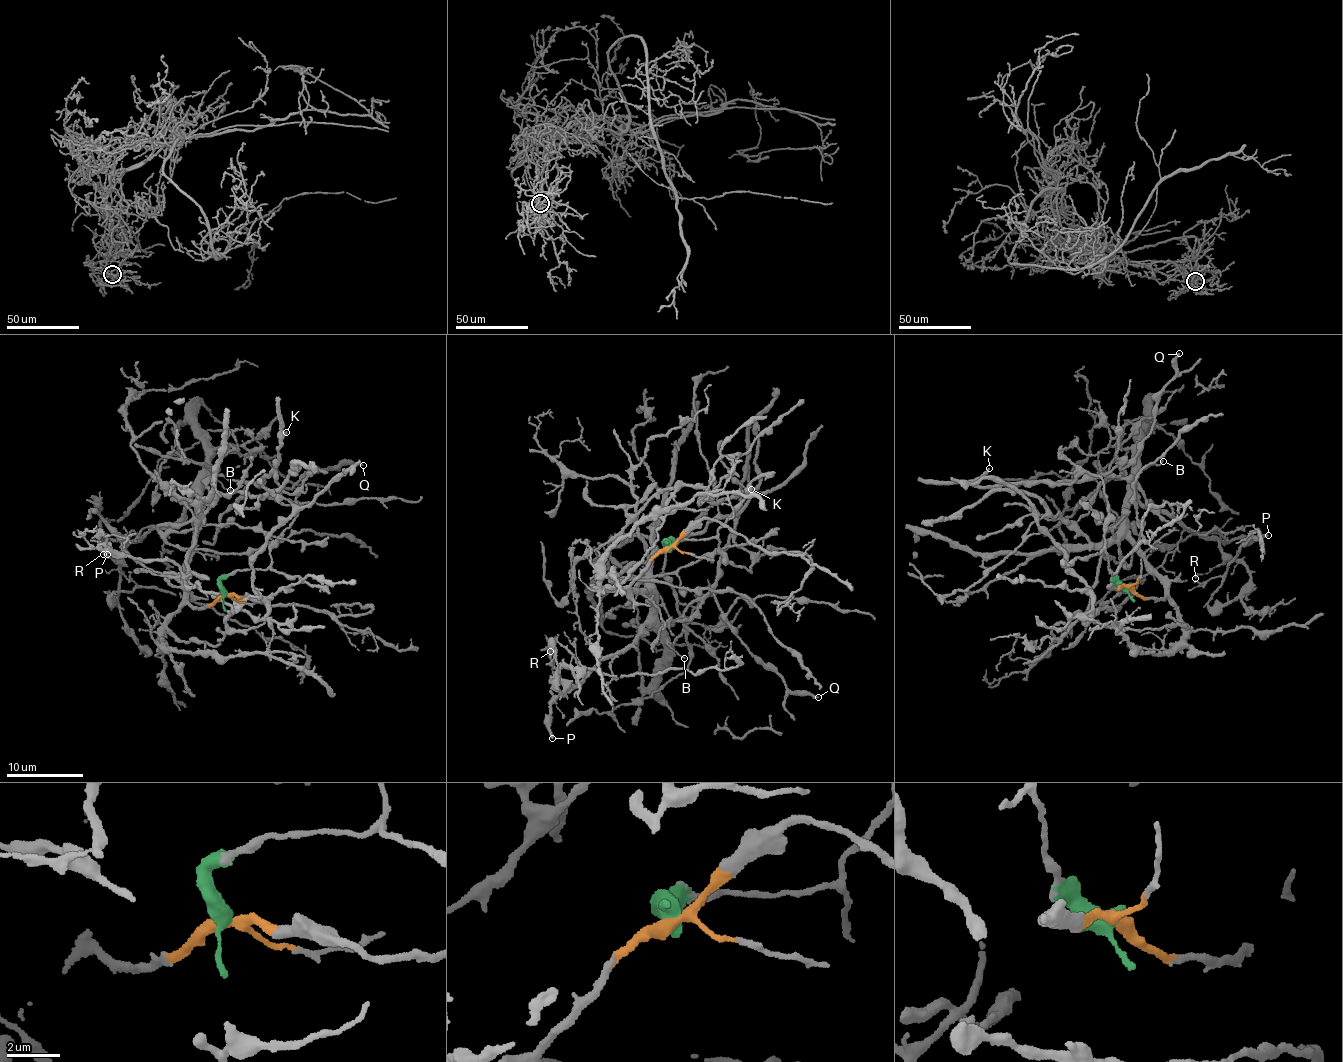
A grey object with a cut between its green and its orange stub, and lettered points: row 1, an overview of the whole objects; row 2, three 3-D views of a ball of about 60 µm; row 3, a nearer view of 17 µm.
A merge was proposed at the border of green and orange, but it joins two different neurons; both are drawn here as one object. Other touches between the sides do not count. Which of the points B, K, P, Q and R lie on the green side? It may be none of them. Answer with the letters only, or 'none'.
K, Q

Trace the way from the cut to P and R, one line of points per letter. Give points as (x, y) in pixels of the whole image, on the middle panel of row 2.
P: (669, 548), (630, 586), (632, 597), (647, 592), (653, 613), (644, 634), (558, 693), (552, 739)
R: (669, 548), (630, 586), (632, 597), (650, 594), (644, 634), (605, 656), (577, 685), (564, 681), (549, 652)

